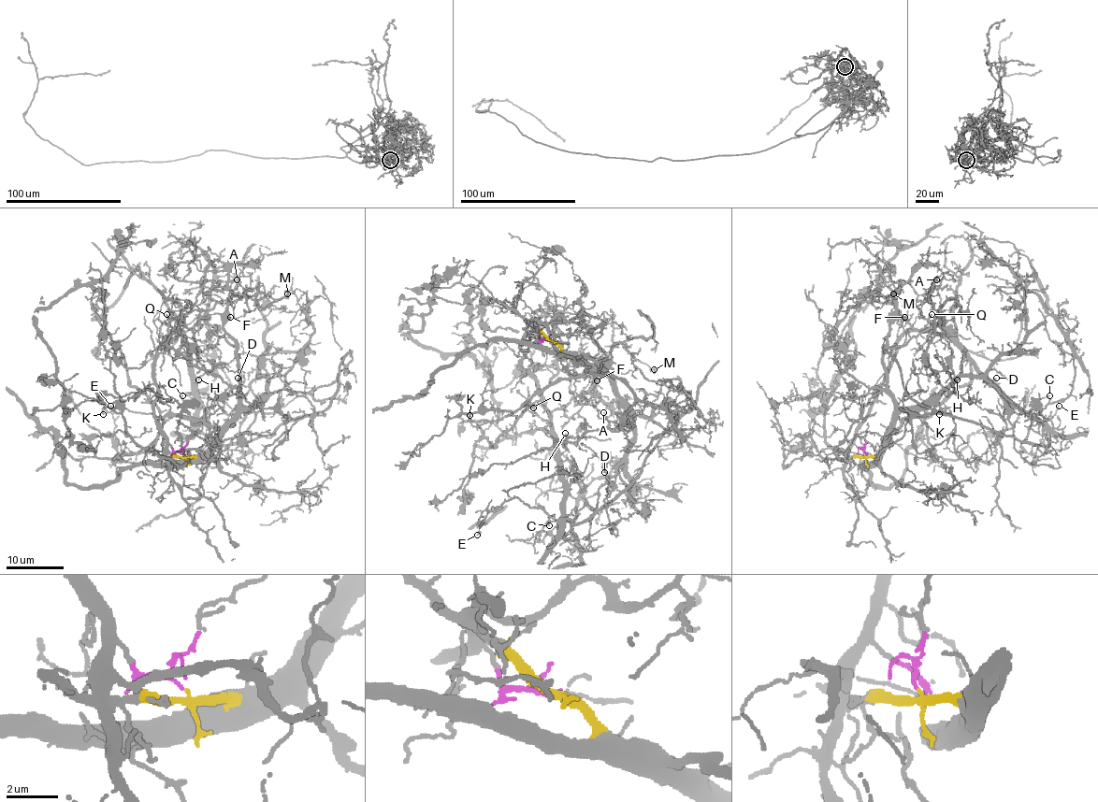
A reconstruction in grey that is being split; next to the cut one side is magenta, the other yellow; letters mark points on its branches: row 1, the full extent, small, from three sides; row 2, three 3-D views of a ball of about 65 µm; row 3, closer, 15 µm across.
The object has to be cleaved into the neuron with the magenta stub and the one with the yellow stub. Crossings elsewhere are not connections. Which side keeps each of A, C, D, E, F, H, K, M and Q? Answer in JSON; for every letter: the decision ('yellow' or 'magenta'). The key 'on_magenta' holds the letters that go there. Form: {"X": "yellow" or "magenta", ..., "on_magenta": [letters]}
{"A": "yellow", "C": "magenta", "D": "yellow", "E": "magenta", "F": "yellow", "H": "magenta", "K": "yellow", "M": "yellow", "Q": "magenta", "on_magenta": ["C", "E", "H", "Q"]}

